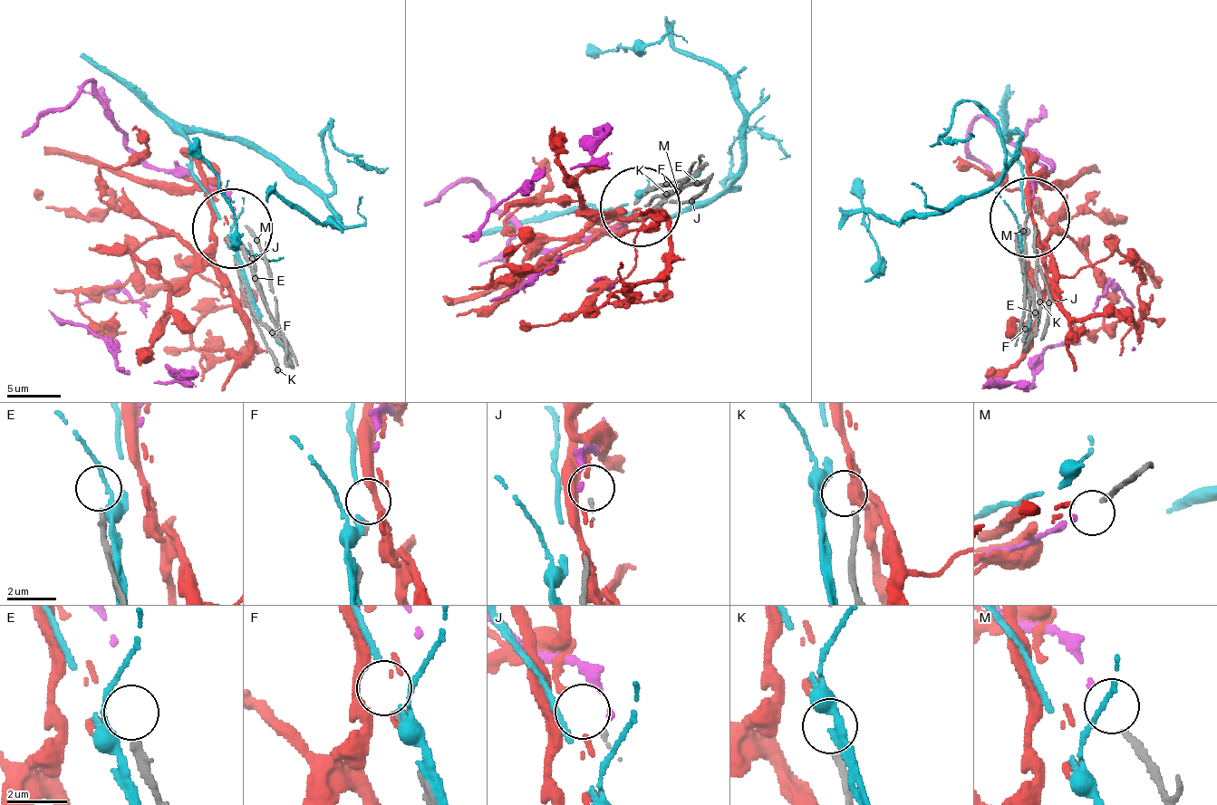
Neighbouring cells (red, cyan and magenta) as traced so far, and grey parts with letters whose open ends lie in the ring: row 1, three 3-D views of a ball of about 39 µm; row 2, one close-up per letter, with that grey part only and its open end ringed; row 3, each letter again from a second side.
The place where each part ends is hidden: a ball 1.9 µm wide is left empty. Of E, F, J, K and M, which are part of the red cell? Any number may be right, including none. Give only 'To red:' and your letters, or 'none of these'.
To red: K

